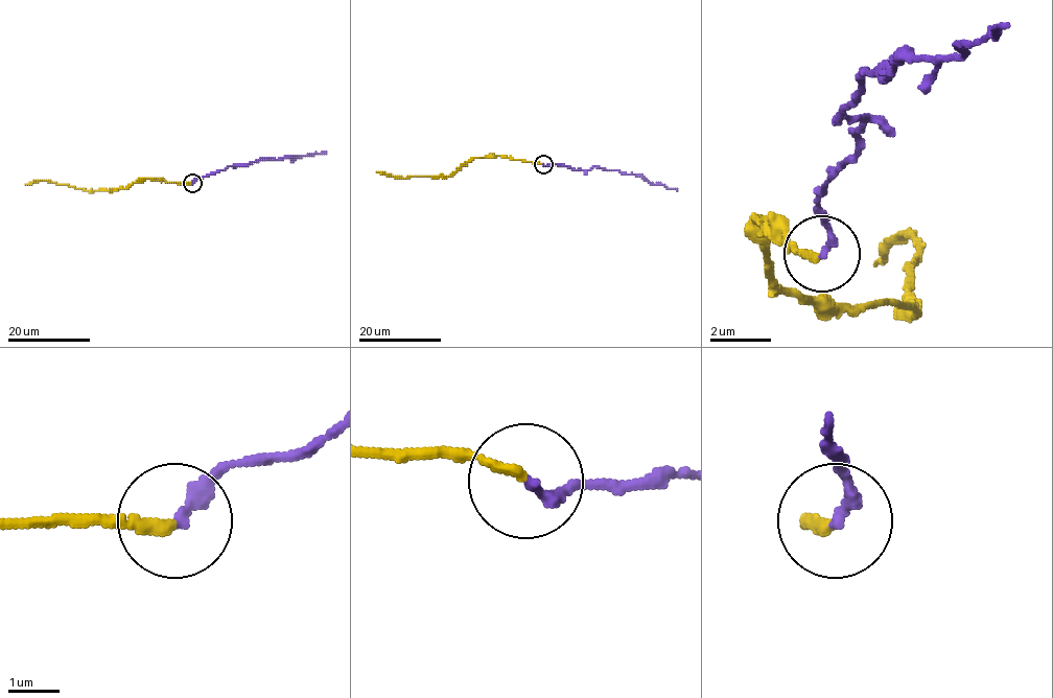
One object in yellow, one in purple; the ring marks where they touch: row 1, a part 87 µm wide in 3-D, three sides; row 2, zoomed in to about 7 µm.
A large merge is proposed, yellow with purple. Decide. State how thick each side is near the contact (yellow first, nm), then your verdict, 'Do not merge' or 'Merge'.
Thickness 240 nm (yellow) against 260 nm. Do not merge

